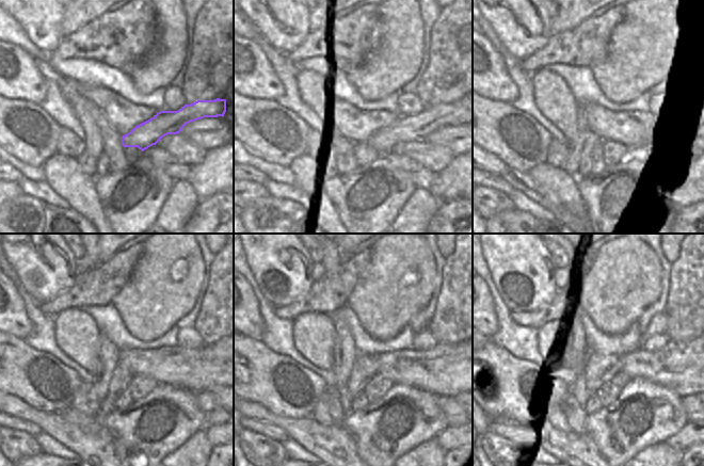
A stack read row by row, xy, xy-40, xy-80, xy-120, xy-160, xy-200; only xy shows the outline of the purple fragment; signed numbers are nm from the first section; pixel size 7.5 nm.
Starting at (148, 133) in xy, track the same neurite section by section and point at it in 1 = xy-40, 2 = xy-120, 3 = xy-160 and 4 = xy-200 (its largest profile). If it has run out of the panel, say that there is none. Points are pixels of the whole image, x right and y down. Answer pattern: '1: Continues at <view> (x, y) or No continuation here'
1: Continues at xy-40 (408, 128)
2: Continues at xy-120 (175, 357)
3: Continues at xy-160 (410, 359)
4: Continues at xy-200 (646, 360)

